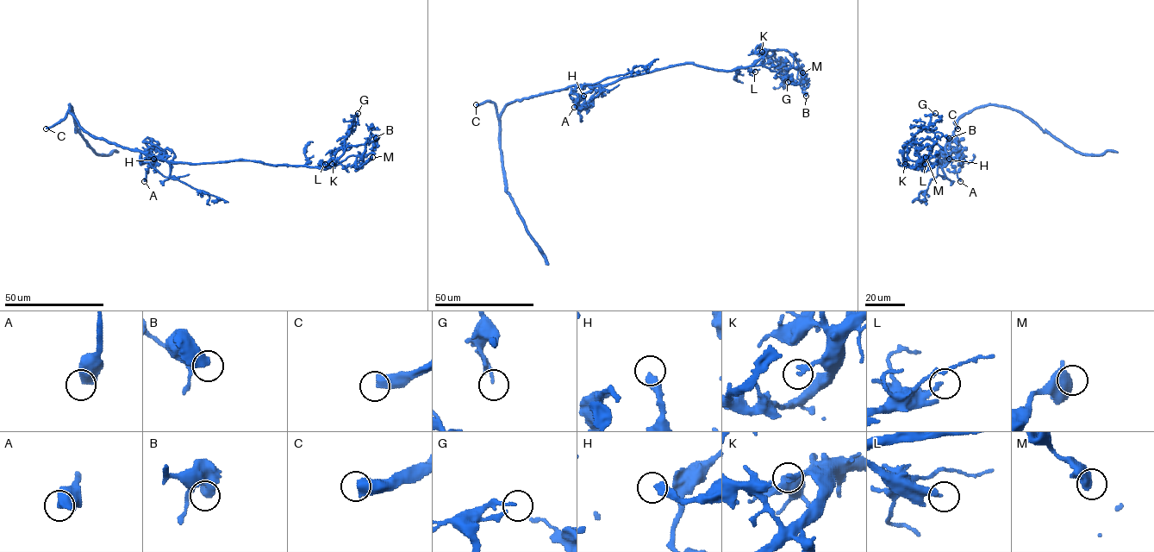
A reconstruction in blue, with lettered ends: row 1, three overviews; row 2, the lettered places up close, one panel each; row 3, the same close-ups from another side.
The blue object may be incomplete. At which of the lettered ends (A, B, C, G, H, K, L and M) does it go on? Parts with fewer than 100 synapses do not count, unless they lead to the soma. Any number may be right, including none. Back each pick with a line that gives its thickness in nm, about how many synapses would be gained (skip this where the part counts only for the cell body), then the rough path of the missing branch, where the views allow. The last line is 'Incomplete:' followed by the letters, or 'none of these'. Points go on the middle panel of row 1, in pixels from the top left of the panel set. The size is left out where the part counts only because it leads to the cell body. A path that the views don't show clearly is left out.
C: calibre 550 nm; 2000 synapses
L: calibre 180 nm; 160 synapses; course (755, 72), (778, 80), (777, 84), (769, 85), (757, 83)
Incomplete: C, L

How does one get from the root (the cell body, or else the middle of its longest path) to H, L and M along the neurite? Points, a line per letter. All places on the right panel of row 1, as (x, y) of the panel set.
H: (938, 157), (949, 145), (956, 151), (962, 164), (949, 159)
L: (938, 157), (936, 163), (916, 161), (923, 166), (921, 166), (925, 164)
M: (938, 157), (933, 164), (918, 160), (923, 166), (919, 167), (927, 155), (920, 158), (921, 166), (926, 157)

